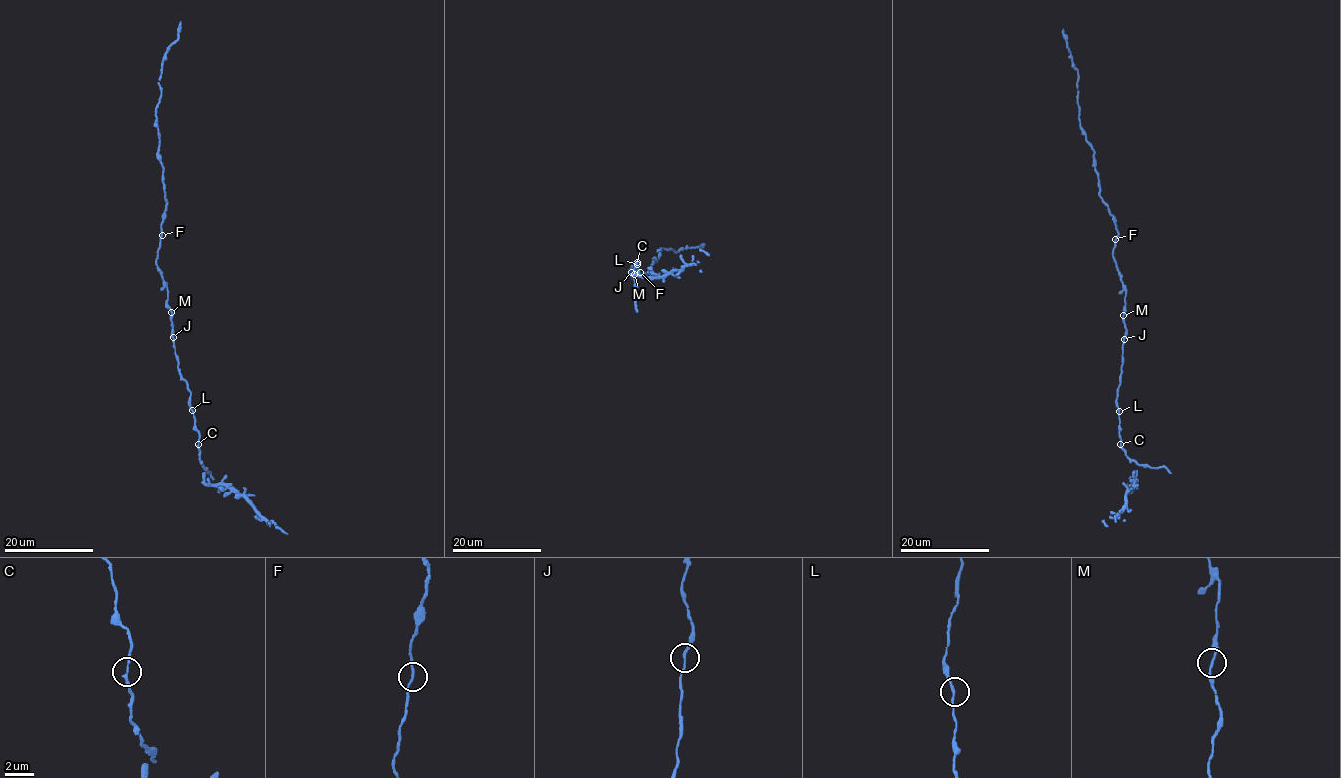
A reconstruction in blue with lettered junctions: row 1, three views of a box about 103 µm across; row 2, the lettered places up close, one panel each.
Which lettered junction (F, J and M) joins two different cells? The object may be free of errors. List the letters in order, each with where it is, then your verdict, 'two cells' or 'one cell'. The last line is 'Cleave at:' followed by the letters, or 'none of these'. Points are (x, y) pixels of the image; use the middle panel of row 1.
F: at (640, 272); one cell
J: at (631, 272); one cell
M: at (634, 274); one cell
Cleave at: none of these

